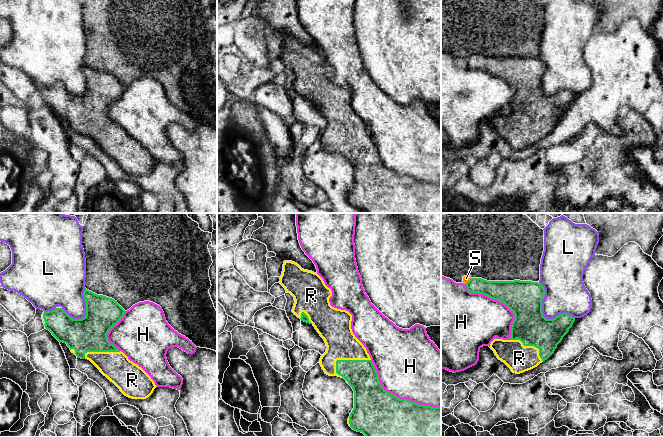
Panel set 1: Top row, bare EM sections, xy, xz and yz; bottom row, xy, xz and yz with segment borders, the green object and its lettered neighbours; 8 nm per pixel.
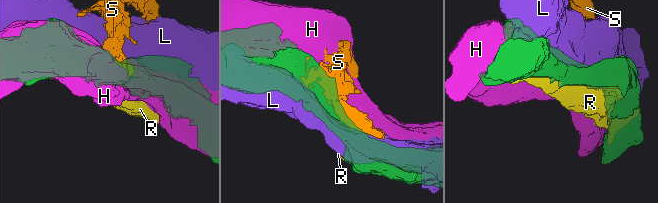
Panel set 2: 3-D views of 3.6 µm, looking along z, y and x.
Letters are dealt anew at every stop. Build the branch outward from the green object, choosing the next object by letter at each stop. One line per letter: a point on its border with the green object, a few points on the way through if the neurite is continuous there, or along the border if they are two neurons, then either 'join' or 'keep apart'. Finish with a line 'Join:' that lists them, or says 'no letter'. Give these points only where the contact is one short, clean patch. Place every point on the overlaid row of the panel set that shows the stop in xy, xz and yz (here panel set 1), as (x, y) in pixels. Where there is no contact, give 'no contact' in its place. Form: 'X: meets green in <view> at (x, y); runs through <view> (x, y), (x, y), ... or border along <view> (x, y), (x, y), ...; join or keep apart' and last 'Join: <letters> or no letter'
H: meets green in xz at (398, 398); keep apart
L: meets green in yz at (542, 314); keep apart
R: meets green in xz at (347, 360); join
S: meets green in yz at (468, 281); keep apart
Join: R

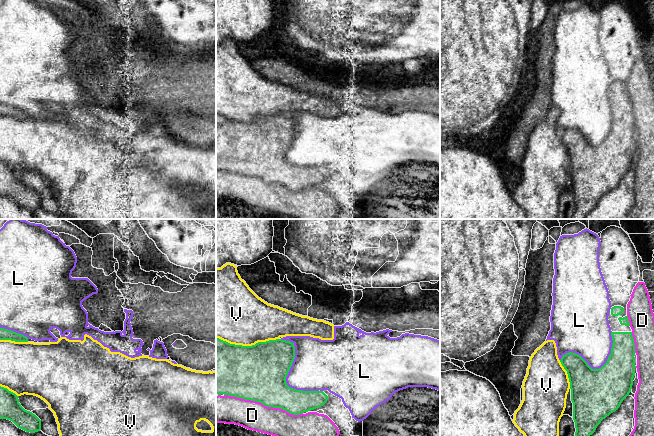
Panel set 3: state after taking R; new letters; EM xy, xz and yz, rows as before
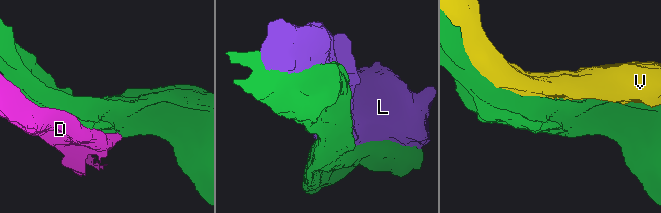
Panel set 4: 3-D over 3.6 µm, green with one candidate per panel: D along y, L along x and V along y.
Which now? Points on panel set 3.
D: meets green in xz at (263, 404); keep apart
L: meets green in xz at (287, 374); keep apart
V: meets green in xz at (247, 346); keep apart
Join: no letter

